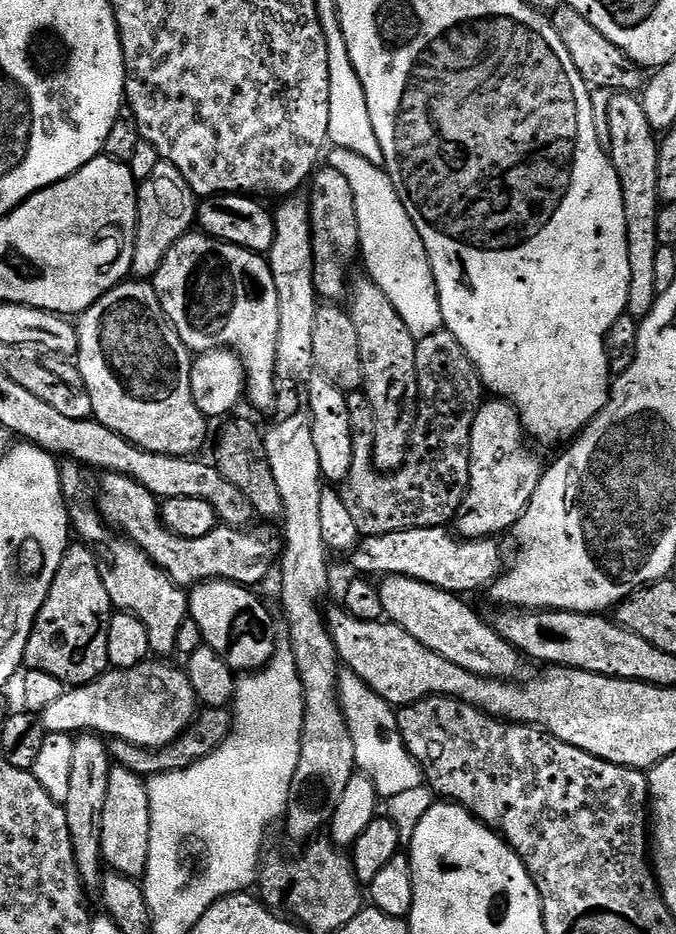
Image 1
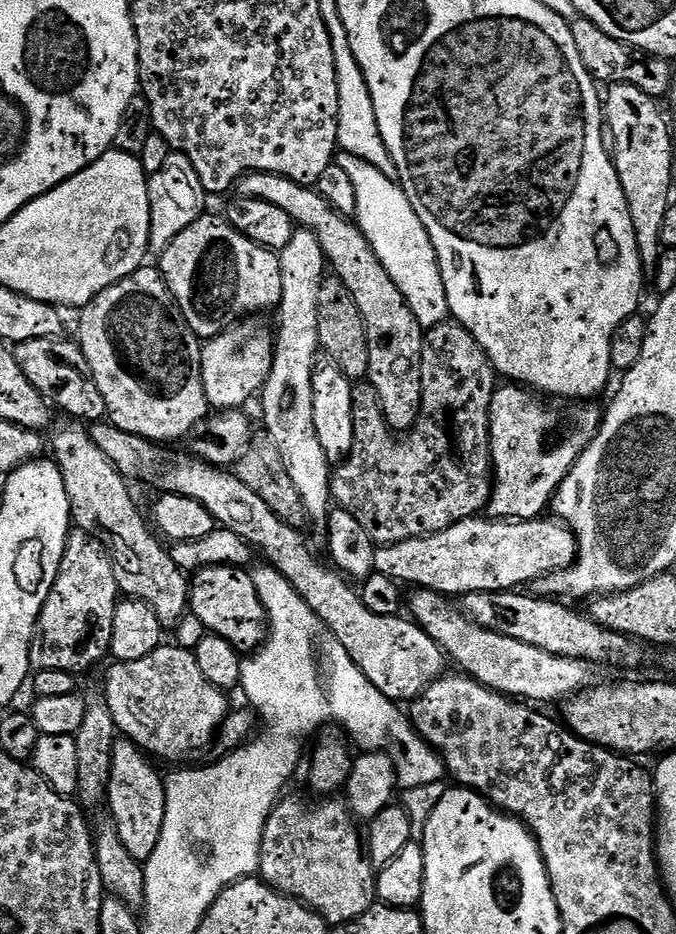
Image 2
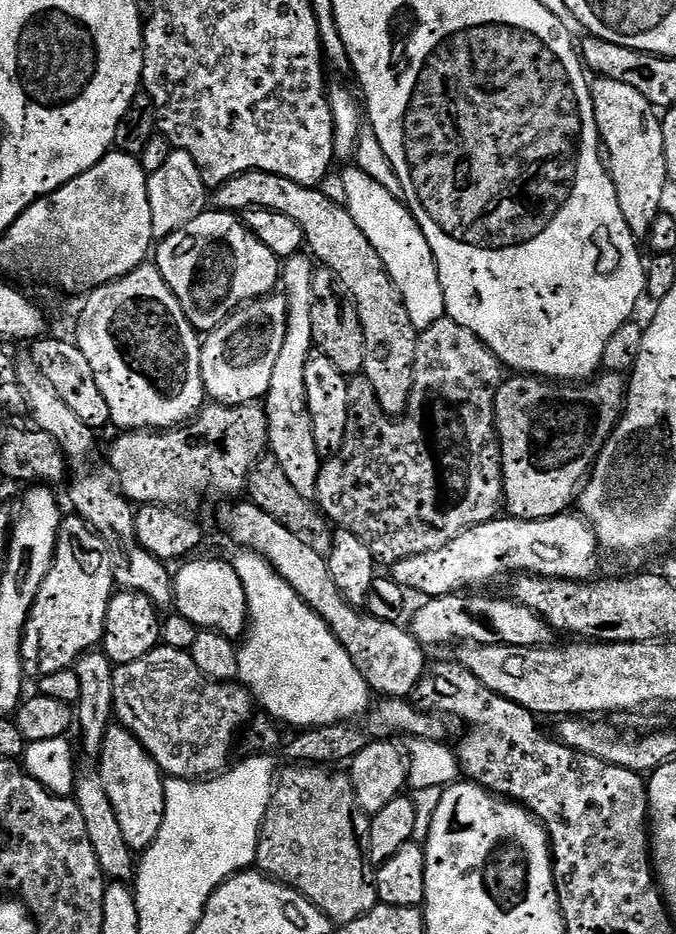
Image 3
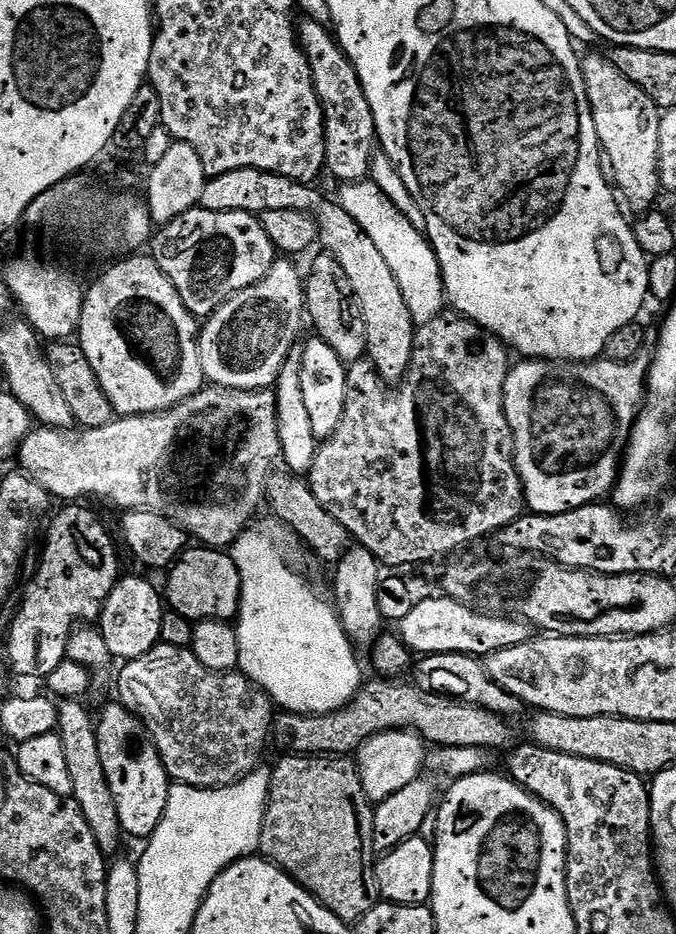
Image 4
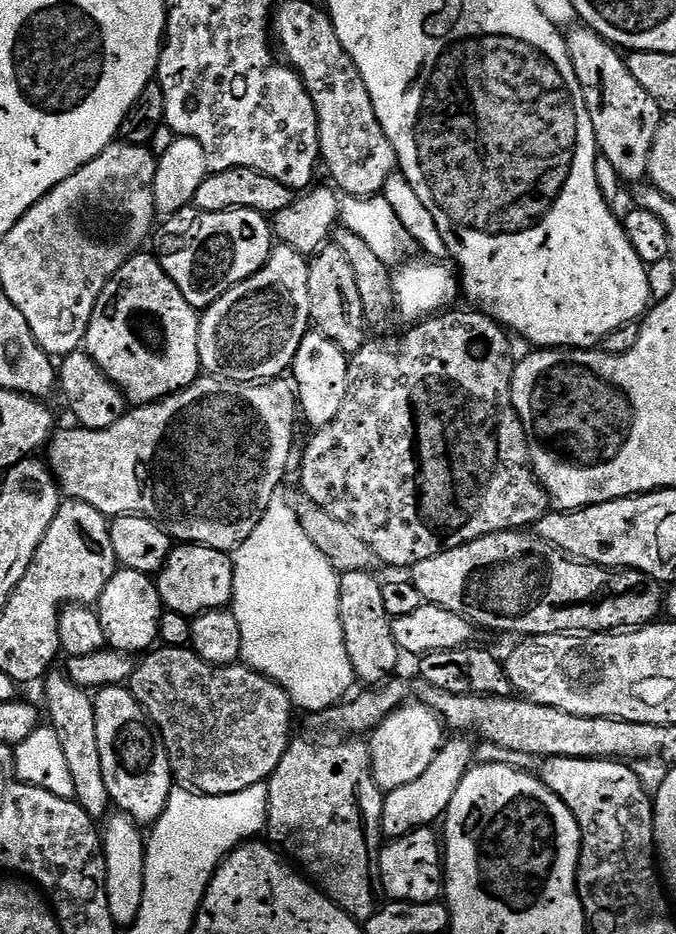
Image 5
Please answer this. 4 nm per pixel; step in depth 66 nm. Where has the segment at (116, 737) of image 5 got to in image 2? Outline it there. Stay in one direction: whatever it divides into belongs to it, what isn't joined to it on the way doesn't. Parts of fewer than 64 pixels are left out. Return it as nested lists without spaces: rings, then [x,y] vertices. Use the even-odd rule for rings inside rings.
[[[127,738],[117,739],[112,748],[112,765],[106,793],[106,805],[112,811],[110,819],[118,830],[118,838],[122,838],[122,846],[130,850],[130,858],[141,862],[147,862],[154,854],[154,846],[158,846],[166,814],[165,781],[162,776],[160,780],[151,762],[153,763],[139,745]]]

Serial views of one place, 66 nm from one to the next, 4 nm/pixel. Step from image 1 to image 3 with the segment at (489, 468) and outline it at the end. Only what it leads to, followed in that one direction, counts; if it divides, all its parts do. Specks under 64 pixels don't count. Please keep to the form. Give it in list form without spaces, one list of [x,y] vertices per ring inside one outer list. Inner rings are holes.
[[[527,374],[511,378],[496,392],[504,504],[513,517],[522,520],[567,513],[624,412],[625,377],[600,374],[583,382],[553,382]]]

